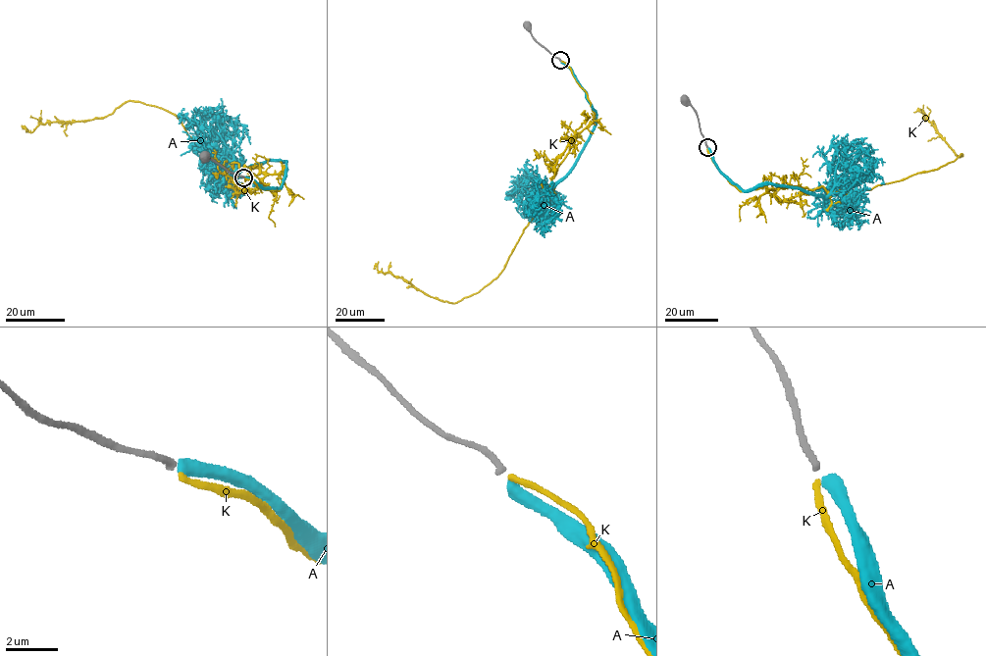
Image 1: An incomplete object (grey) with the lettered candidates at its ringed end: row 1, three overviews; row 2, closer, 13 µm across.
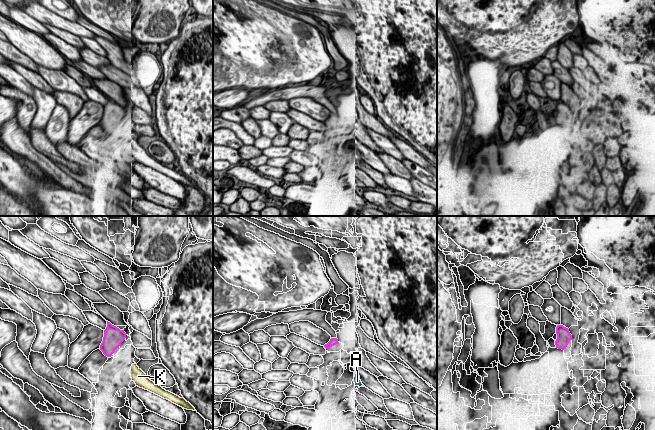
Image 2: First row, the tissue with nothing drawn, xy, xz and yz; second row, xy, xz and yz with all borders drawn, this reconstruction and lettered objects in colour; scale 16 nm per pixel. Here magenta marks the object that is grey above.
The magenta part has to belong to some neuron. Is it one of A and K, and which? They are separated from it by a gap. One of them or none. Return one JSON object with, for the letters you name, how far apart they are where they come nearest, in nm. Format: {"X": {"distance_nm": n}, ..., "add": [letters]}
{"K": {"distance_nm": 360}, "add": ["K"]}

